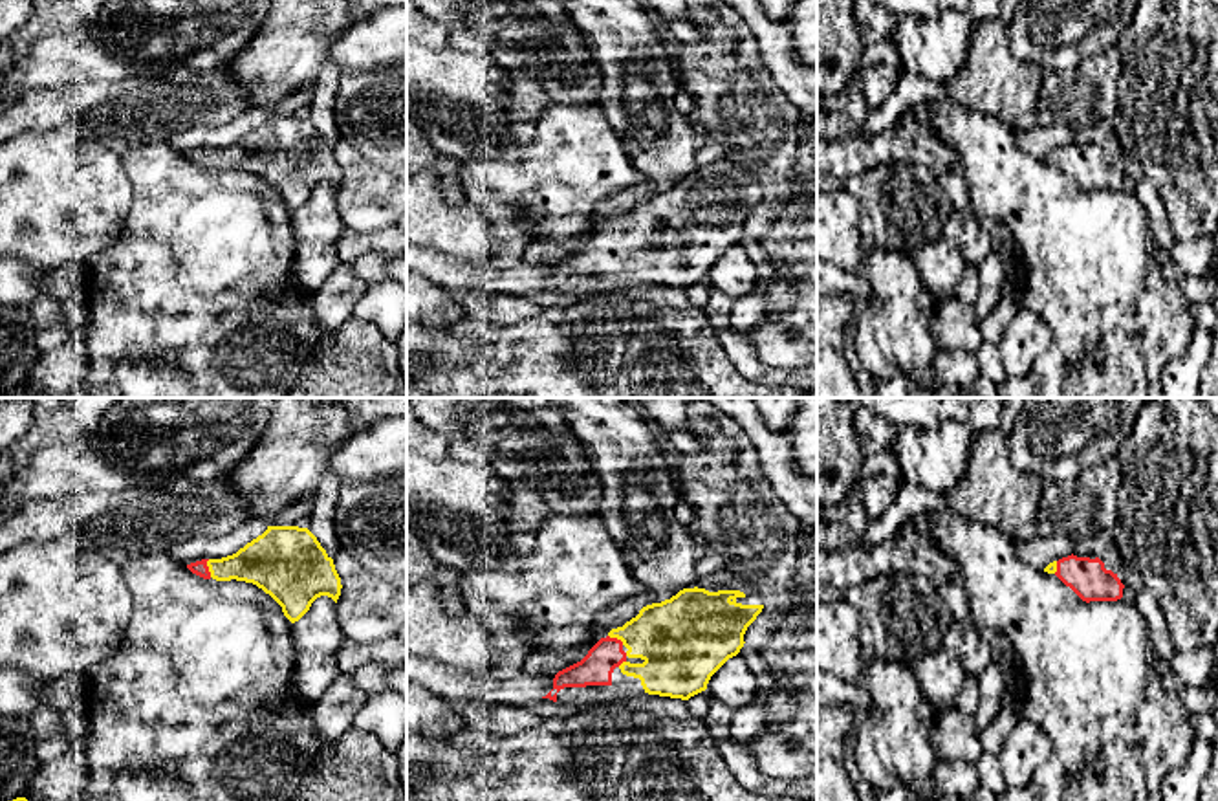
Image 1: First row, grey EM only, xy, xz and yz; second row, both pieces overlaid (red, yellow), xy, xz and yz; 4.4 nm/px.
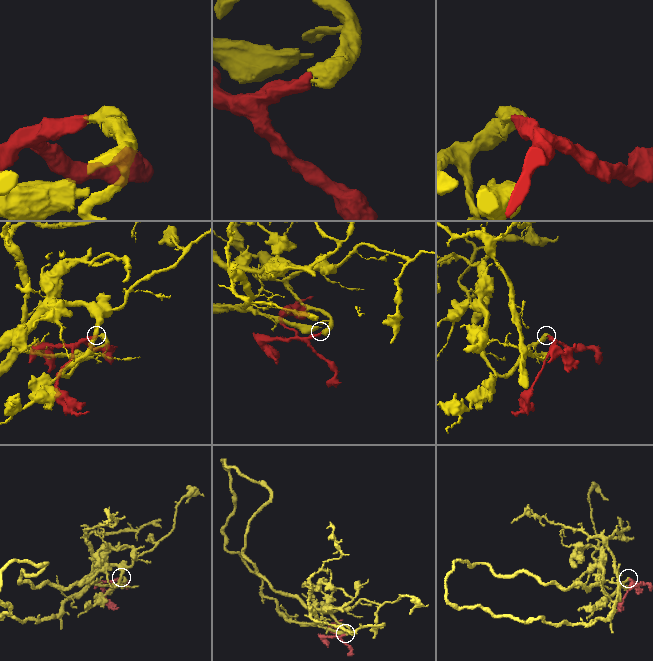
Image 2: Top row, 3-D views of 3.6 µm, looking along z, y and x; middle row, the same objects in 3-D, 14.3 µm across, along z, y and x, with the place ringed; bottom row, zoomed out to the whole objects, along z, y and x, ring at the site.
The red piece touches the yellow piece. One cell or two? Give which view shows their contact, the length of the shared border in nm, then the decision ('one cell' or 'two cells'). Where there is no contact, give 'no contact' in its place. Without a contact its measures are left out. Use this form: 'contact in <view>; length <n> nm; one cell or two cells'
contact in xy; length 80 nm; one cell

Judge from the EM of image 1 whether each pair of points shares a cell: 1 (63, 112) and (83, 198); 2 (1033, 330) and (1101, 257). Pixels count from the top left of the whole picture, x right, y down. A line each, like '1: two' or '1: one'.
1: two
2: two

